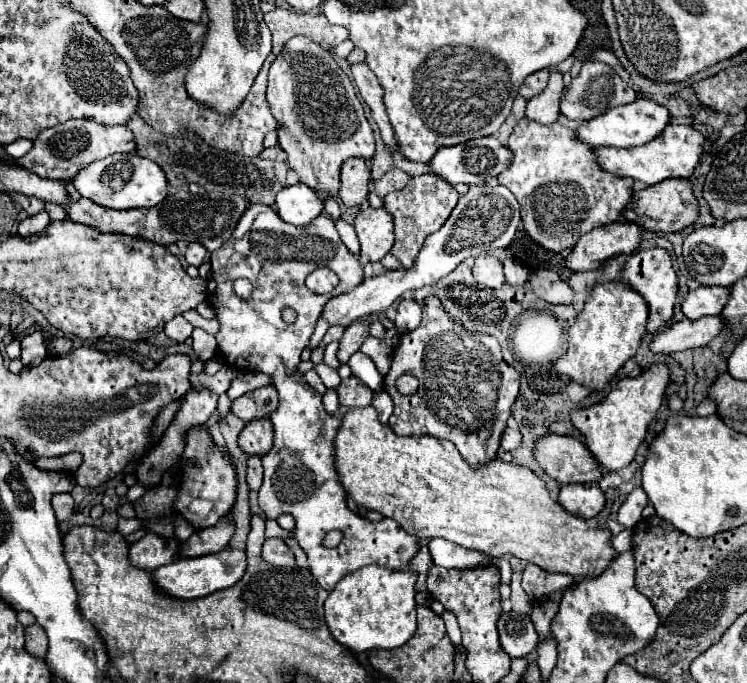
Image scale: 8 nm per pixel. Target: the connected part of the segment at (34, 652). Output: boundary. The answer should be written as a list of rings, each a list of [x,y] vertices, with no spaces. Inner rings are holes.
[[[39,624],[25,628],[25,650],[35,658],[45,658],[45,654],[47,654],[47,634]]]

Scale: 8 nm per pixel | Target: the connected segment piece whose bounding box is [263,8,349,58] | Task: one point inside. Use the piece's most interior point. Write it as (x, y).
(284, 24)

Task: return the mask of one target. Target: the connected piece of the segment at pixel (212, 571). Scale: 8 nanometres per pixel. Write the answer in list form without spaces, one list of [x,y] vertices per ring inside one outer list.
[[[225,548],[215,554],[207,556],[197,556],[197,558],[179,558],[167,566],[161,566],[153,570],[155,582],[159,582],[161,590],[167,590],[167,594],[175,594],[177,598],[201,598],[211,592],[231,588],[237,584],[247,570],[247,554],[245,550],[235,550],[235,548]]]

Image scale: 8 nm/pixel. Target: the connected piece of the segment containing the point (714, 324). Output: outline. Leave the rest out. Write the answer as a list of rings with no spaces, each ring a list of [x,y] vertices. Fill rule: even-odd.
[[[703,316],[699,320],[681,320],[673,324],[669,330],[657,334],[651,342],[653,352],[673,354],[687,348],[707,346],[719,332],[725,328],[723,316]]]

